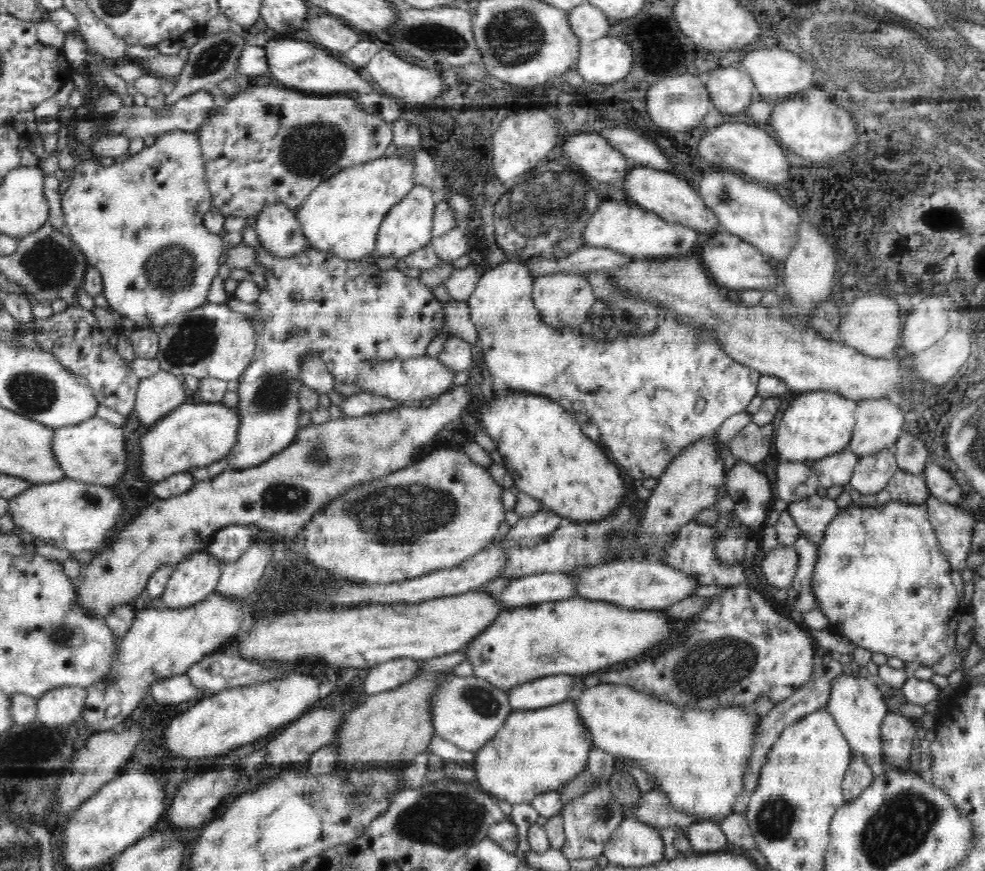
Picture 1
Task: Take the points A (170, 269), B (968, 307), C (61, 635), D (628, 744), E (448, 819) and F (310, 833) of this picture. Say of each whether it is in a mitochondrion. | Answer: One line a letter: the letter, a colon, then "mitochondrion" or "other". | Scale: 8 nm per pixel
A: mitochondrion
B: other
C: mitochondrion
D: other
E: mitochondrion
F: other

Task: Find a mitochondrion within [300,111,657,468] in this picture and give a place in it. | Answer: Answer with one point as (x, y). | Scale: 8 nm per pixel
(545, 211)

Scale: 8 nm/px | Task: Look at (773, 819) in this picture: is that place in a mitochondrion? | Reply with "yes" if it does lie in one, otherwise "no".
yes

